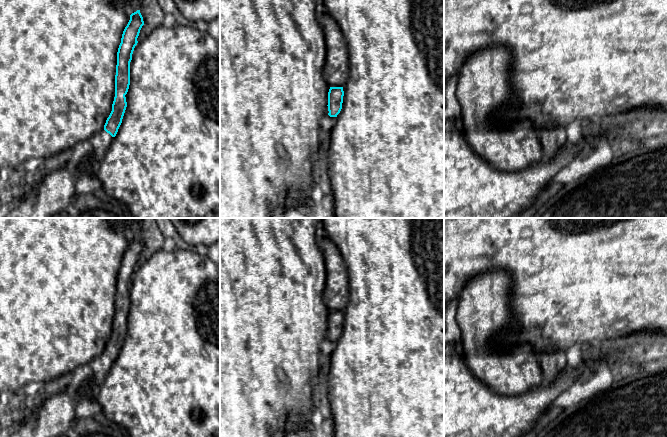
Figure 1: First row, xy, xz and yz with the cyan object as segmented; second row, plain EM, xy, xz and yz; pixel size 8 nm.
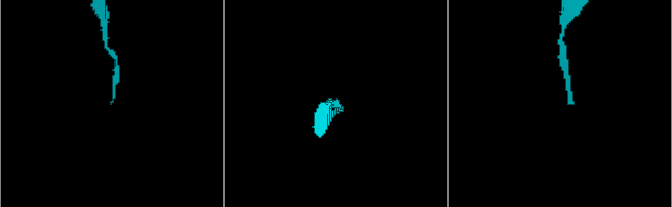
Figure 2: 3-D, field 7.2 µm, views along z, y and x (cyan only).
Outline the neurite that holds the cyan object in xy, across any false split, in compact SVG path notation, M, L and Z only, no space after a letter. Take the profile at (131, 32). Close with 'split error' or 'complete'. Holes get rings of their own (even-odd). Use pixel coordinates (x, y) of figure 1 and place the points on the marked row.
M140 10L130 15L130 20L123 31L117 52L115 97L112 104L112 111L106 120L104 129L92 136L86 143L85 151L89 155L89 163L96 170L122 123L127 107L125 95L130 85L130 62L143 25L144 21Z | split error

